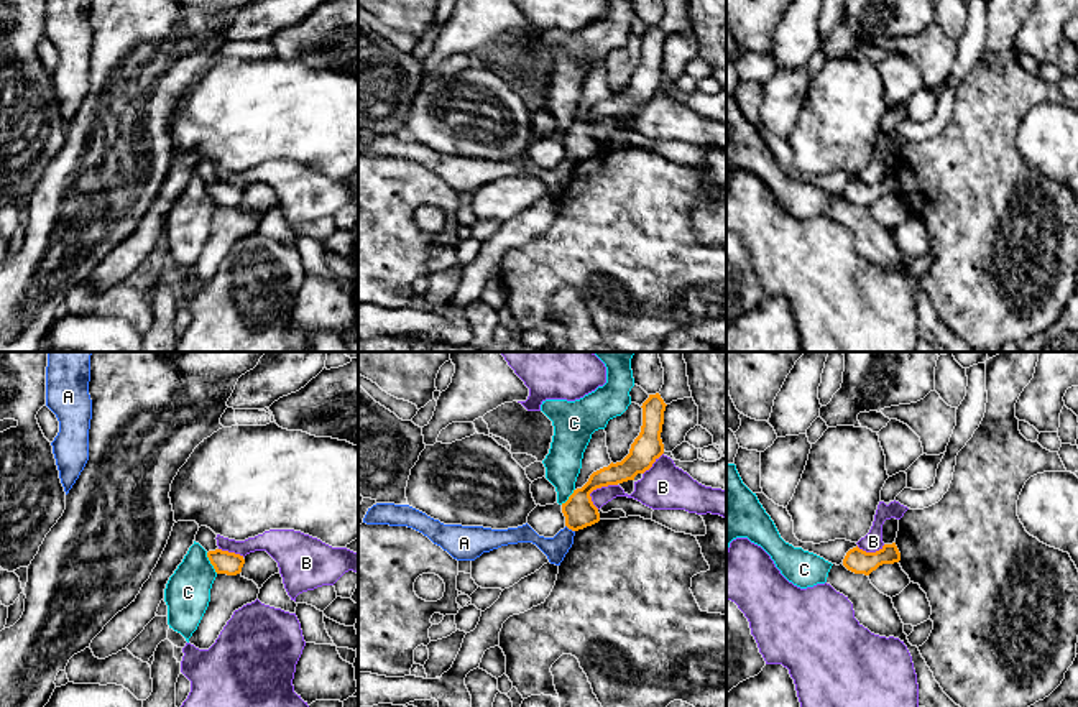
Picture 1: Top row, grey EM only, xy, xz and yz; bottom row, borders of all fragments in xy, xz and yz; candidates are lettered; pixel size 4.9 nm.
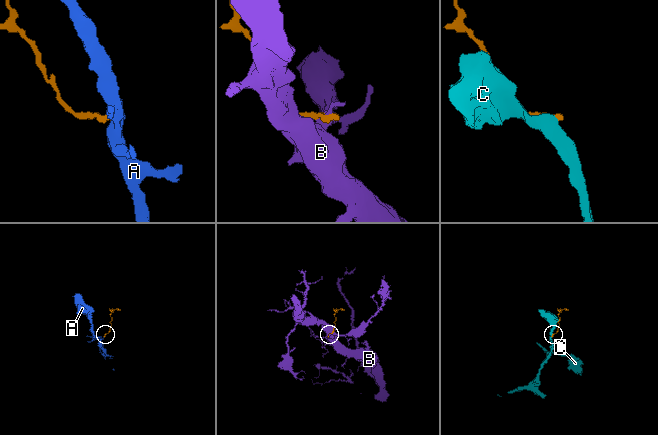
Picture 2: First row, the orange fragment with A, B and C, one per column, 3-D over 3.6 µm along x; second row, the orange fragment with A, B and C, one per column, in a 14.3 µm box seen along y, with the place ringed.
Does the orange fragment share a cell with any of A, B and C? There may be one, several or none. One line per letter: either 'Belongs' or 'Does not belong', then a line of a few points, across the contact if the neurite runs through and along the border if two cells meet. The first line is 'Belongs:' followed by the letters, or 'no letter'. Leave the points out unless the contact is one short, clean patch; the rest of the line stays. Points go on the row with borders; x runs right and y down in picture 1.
Belongs: C
A: Does not belong. Line: xz (566, 525), (574, 531)
B: Does not belong. Line: xz (617, 484), (597, 487), (590, 494), (592, 503)
C: Belongs

